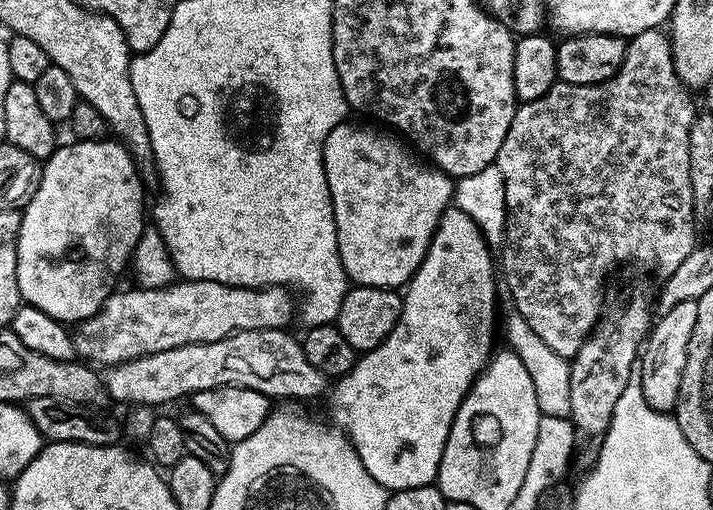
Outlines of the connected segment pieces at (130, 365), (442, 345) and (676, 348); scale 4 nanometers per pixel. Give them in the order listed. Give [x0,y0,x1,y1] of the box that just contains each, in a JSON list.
[[102,328,329,406],[327,206,498,492],[638,300,697,413]]

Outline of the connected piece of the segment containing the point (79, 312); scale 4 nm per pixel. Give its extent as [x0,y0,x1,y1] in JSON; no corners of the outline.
[14,138,146,326]

